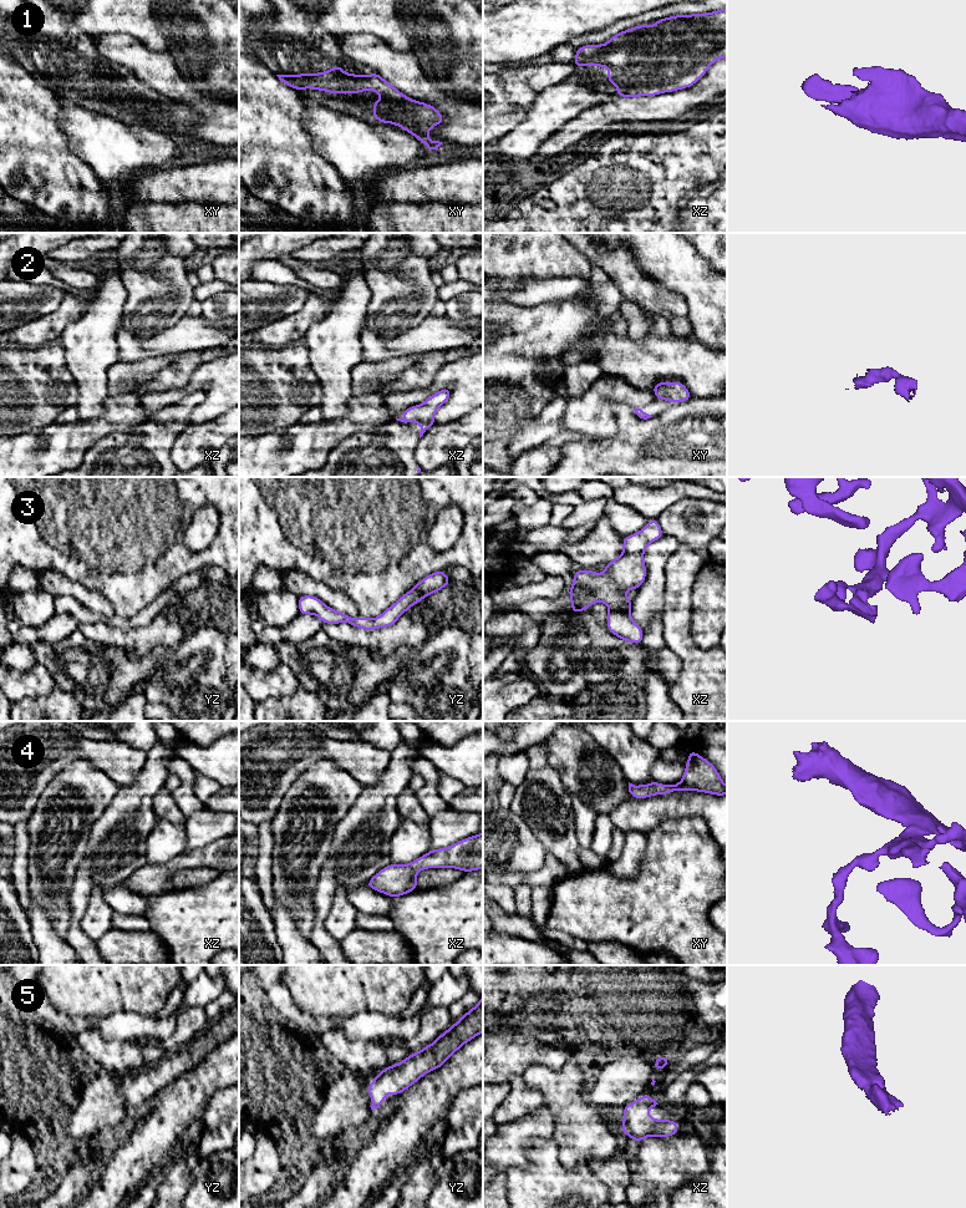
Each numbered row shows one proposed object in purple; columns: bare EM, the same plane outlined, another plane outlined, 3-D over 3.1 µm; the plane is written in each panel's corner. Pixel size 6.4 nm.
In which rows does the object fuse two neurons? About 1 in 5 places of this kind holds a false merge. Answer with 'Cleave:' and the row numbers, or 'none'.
Cleave: none

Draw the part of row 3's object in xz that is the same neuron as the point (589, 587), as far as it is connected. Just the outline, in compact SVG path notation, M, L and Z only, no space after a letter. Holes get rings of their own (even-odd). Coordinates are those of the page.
M649 519L644 529L622 537L624 553L607 562L603 575L590 569L574 572L574 584L568 589L571 599L569 611L580 614L593 603L606 603L609 606L607 630L631 644L641 644L644 630L630 616L632 600L625 597L625 592L637 590L645 582L644 550L662 536L659 521Z

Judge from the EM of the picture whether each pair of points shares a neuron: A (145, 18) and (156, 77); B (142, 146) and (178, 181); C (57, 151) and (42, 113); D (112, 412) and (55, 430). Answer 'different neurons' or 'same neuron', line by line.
A: different neurons
B: different neurons
C: same neuron
D: same neuron

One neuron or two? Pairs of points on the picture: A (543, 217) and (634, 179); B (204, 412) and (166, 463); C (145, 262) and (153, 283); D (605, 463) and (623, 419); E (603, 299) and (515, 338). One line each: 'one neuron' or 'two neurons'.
A: one neuron
B: two neurons
C: two neurons
D: one neuron
E: one neuron

